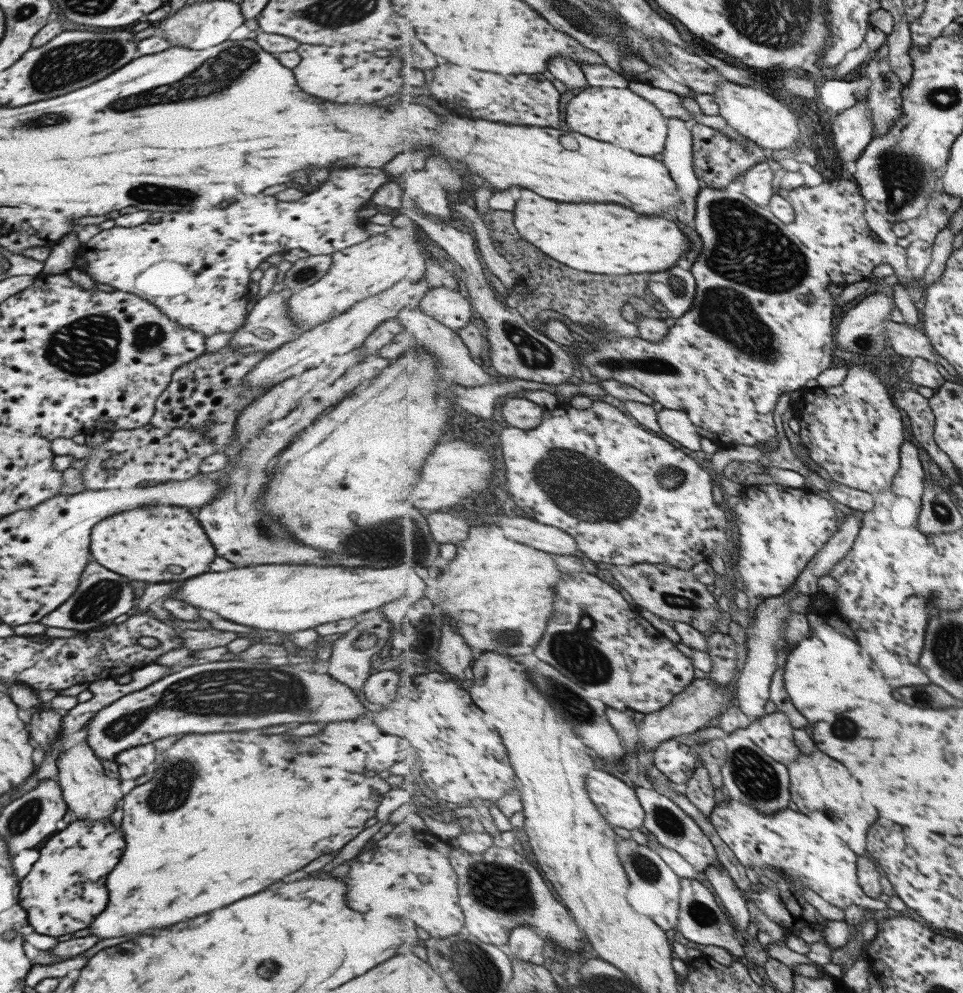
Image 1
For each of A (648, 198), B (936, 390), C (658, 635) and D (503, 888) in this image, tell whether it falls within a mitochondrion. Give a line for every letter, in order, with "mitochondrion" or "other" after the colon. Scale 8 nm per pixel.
A: other
B: other
C: other
D: mitochondrion

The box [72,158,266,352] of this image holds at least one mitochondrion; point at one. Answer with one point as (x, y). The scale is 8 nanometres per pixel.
(184, 197)

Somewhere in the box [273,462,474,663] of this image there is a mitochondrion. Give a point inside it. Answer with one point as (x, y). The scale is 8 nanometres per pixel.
(392, 541)

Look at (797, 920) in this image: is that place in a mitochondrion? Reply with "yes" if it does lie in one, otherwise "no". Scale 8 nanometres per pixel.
no

